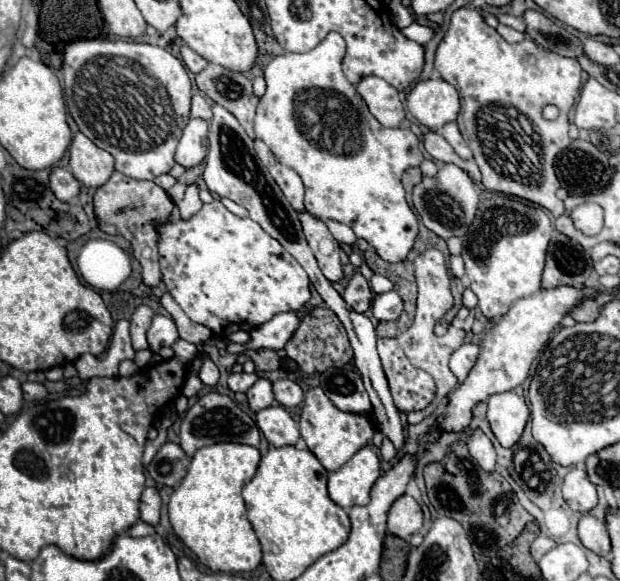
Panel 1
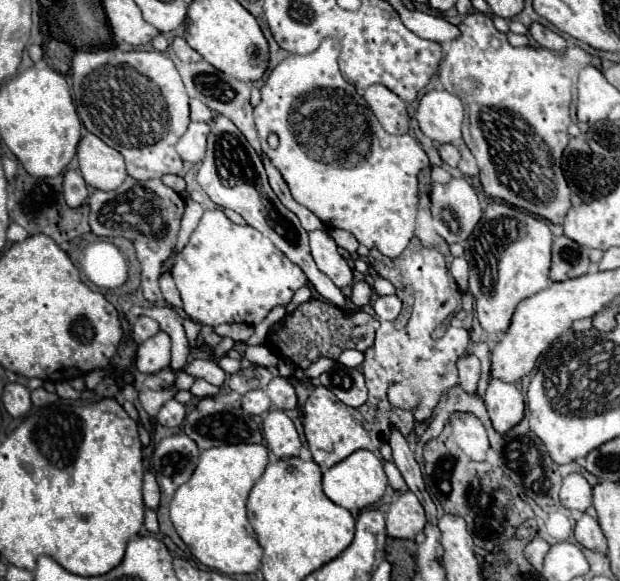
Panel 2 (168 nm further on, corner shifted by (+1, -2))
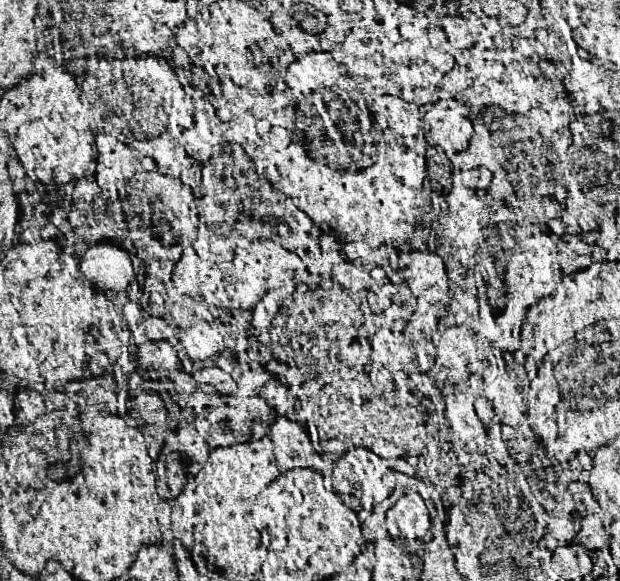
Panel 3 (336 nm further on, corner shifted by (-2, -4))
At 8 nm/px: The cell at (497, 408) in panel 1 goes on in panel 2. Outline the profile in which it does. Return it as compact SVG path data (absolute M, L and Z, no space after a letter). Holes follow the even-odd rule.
M490 379L486 395L486 409L490 413L494 429L498 433L510 431L524 415L524 397L512 383L504 383L500 379Z

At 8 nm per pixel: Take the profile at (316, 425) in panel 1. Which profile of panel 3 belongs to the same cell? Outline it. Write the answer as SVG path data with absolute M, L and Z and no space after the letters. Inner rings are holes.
M372 353L369 364L372 396L364 403L351 403L331 385L325 385L307 403L307 431L315 451L331 465L353 447L373 449L381 457L417 455L425 449L425 423L415 407L399 407L395 402L394 383L389 369Z

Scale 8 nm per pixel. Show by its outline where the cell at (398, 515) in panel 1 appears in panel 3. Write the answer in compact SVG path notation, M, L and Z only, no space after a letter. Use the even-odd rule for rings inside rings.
M407 493L387 511L387 527L393 539L421 539L429 527L429 505L417 493Z

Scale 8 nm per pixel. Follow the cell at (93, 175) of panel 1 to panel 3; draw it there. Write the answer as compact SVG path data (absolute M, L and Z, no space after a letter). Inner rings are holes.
M99 131L95 137L95 151L97 151L95 169L97 185L103 191L121 189L137 167L135 151L103 131Z

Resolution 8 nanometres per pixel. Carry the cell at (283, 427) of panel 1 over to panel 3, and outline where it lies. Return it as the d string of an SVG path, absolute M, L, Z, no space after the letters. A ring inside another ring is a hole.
M279 415L271 429L271 441L275 445L277 465L281 471L291 467L309 467L311 441L301 423Z

